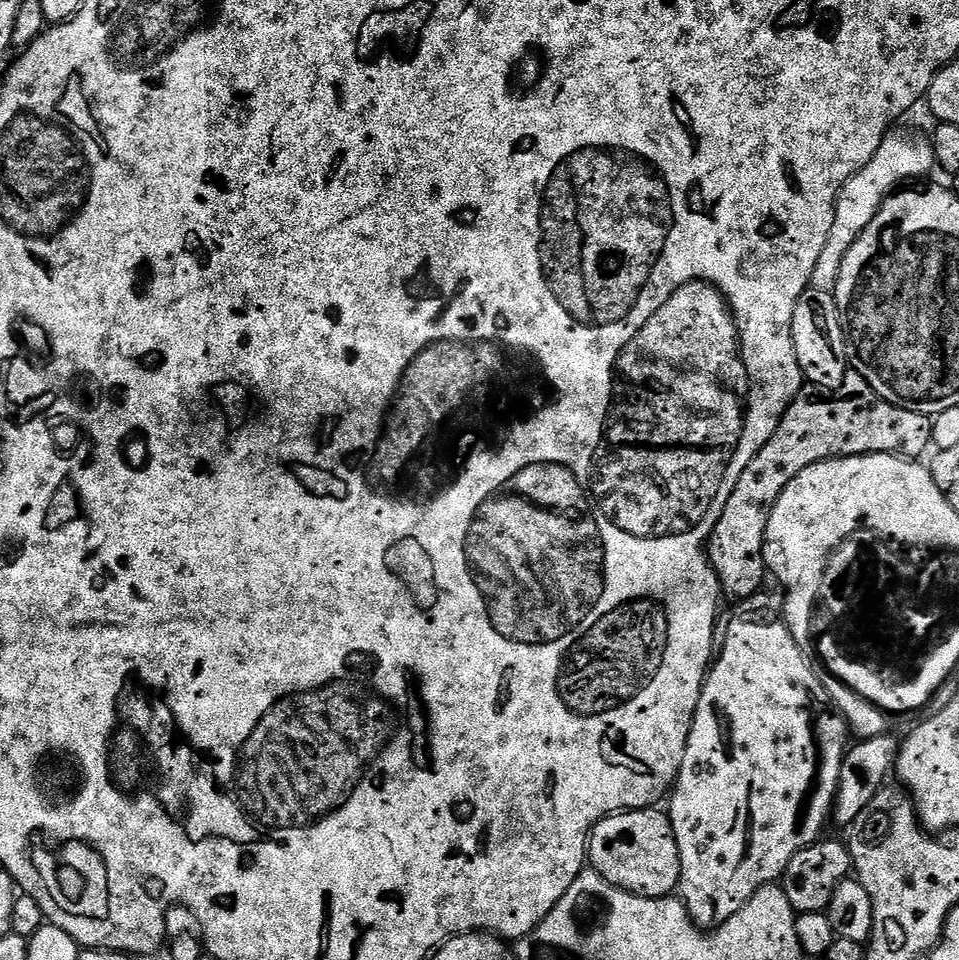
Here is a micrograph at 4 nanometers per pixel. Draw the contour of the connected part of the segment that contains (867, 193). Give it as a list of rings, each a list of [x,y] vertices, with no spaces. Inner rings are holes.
[[[889,131],[882,146],[878,146],[874,158],[870,158],[870,162],[866,162],[866,166],[862,166],[862,170],[858,170],[858,174],[854,174],[854,178],[850,178],[842,186],[836,199],[834,226],[830,226],[830,238],[814,266],[811,287],[835,293],[838,274],[842,270],[842,262],[850,246],[854,246],[866,226],[874,222],[884,201],[903,185],[900,184],[903,180],[919,181],[916,180],[919,176],[924,176],[931,168],[937,167],[932,142],[927,135],[916,136],[912,140],[910,133],[896,131]]]

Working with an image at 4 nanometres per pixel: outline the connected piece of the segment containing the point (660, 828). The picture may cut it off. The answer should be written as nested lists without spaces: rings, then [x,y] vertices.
[[[656,806],[634,808],[598,821],[592,828],[592,835],[588,837],[587,863],[606,883],[612,885],[613,888],[620,888],[623,892],[632,892],[636,896],[646,898],[672,896],[680,883],[680,855],[672,823],[668,821],[667,811]]]

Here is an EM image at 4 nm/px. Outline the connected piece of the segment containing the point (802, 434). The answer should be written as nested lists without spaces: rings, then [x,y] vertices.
[[[845,379],[841,388],[819,388],[817,384],[808,384],[800,389],[800,393],[792,400],[784,416],[780,419],[778,430],[758,450],[758,454],[742,470],[742,478],[738,478],[730,488],[730,502],[726,502],[726,510],[722,510],[722,518],[718,518],[718,526],[714,526],[712,539],[706,545],[712,568],[720,579],[720,591],[732,602],[748,600],[761,591],[760,584],[766,577],[764,566],[764,535],[770,514],[786,486],[806,470],[806,466],[814,466],[823,460],[837,460],[839,456],[873,456],[886,454],[887,456],[902,456],[905,458],[920,458],[932,444],[931,415],[906,410],[902,406],[885,404],[875,395],[871,388],[865,386],[859,379]]]

